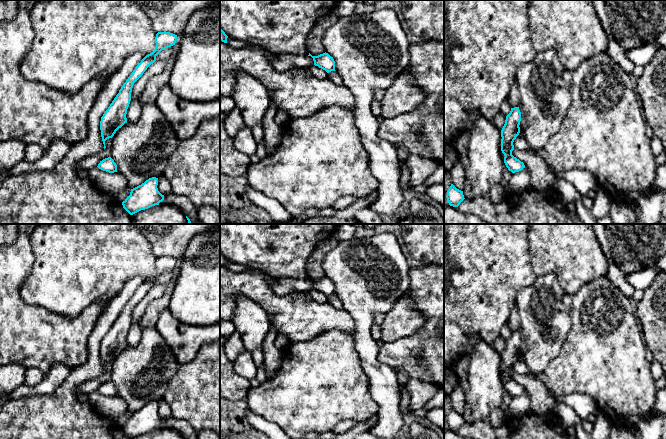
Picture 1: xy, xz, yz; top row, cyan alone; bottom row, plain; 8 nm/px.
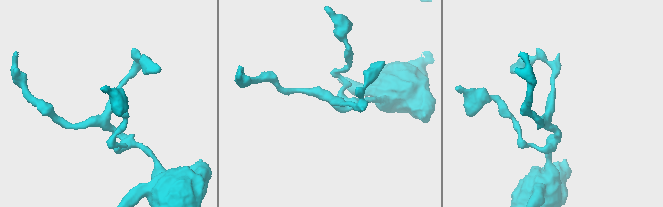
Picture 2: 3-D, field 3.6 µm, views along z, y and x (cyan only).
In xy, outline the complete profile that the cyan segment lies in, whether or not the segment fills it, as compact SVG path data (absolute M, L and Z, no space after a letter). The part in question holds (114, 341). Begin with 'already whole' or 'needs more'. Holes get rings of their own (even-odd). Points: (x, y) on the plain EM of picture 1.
already whole | M158 256L155 261L155 274L146 279L135 291L131 299L123 308L108 333L105 335L100 345L101 361L105 370L105 365L112 362L116 355L127 347L127 333L131 325L131 316L134 307L143 299L147 292L156 285L156 280L164 273L175 269L177 259L170 256Z

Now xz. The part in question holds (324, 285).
already whole | M310 277L308 280L311 280L314 285L314 289L325 294L327 297L335 295L335 285L328 277L323 277L318 280L312 280Z

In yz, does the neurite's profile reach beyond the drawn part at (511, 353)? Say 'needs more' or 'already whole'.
already whole

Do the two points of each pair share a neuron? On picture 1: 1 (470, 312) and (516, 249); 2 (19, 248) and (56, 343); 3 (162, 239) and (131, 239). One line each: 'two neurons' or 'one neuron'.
1: one neuron
2: one neuron
3: two neurons

